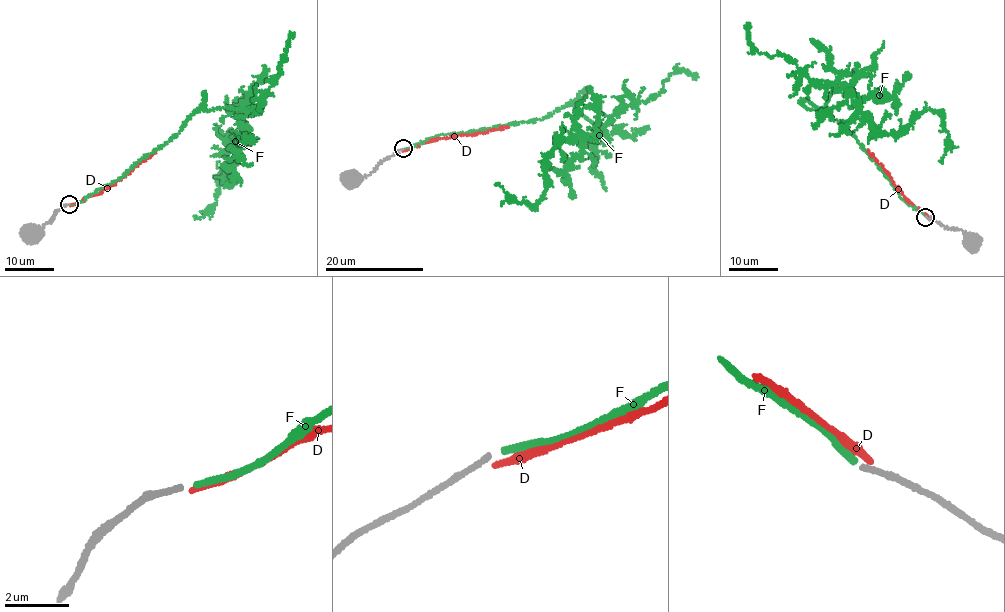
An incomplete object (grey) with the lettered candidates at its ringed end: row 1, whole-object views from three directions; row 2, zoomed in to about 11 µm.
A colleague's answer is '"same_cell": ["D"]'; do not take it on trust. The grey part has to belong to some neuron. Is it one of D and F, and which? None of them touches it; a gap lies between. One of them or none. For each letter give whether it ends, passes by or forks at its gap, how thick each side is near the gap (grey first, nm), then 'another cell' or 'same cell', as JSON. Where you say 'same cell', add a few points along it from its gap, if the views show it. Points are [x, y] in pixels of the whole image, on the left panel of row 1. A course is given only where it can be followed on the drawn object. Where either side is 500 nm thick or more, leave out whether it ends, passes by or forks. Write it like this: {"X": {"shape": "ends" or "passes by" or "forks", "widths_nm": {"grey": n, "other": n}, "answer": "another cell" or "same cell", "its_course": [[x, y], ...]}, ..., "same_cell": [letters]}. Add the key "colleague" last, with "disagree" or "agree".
{"D": {"shape": "ends", "widths_nm": {"grey": 160, "other": 240}, "answer": "another cell"}, "F": {"shape": "ends", "widths_nm": {"grey": 160, "other": 200}, "answer": "same cell", "its_course": [[71, 204], [118, 180], [200, 107], [238, 109], [234, 180], [221, 171], [213, 209], [194, 216]]}, "same_cell": ["F"], "colleague": "disagree"}

